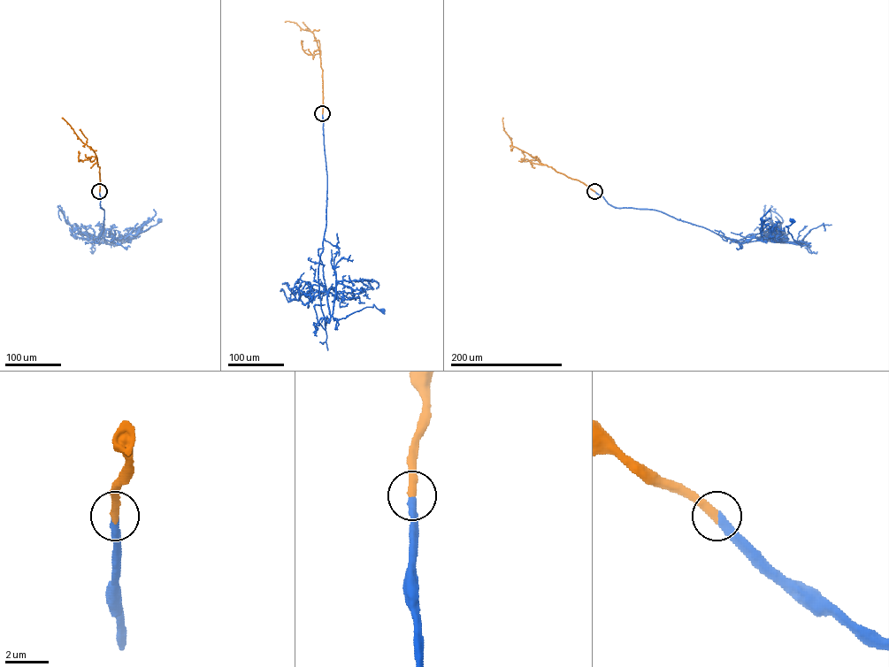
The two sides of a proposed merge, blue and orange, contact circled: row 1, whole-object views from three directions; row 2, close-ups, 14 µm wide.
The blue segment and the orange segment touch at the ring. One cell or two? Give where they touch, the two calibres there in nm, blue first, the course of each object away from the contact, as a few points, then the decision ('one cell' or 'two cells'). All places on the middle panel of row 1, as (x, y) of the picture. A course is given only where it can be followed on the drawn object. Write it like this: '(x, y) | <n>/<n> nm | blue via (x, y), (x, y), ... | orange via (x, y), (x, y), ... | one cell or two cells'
(322, 113) | 400/400 nm | blue via (322, 114), (327, 188), (318, 268), (321, 308), (329, 322), (332, 316), (338, 320), (373, 304), (383, 310) | orange via (322, 113), (322, 70), (317, 41), (313, 34), (302, 29), (296, 23), (285, 22) | one cell

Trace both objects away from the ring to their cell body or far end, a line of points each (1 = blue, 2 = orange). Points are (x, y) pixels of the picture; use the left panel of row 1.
1: (99, 191), (100, 207), (104, 216), (100, 240), (96, 242), (95, 241), (115, 245), (125, 242), (160, 219)
2: (99, 191), (99, 167), (95, 154), (62, 118)

